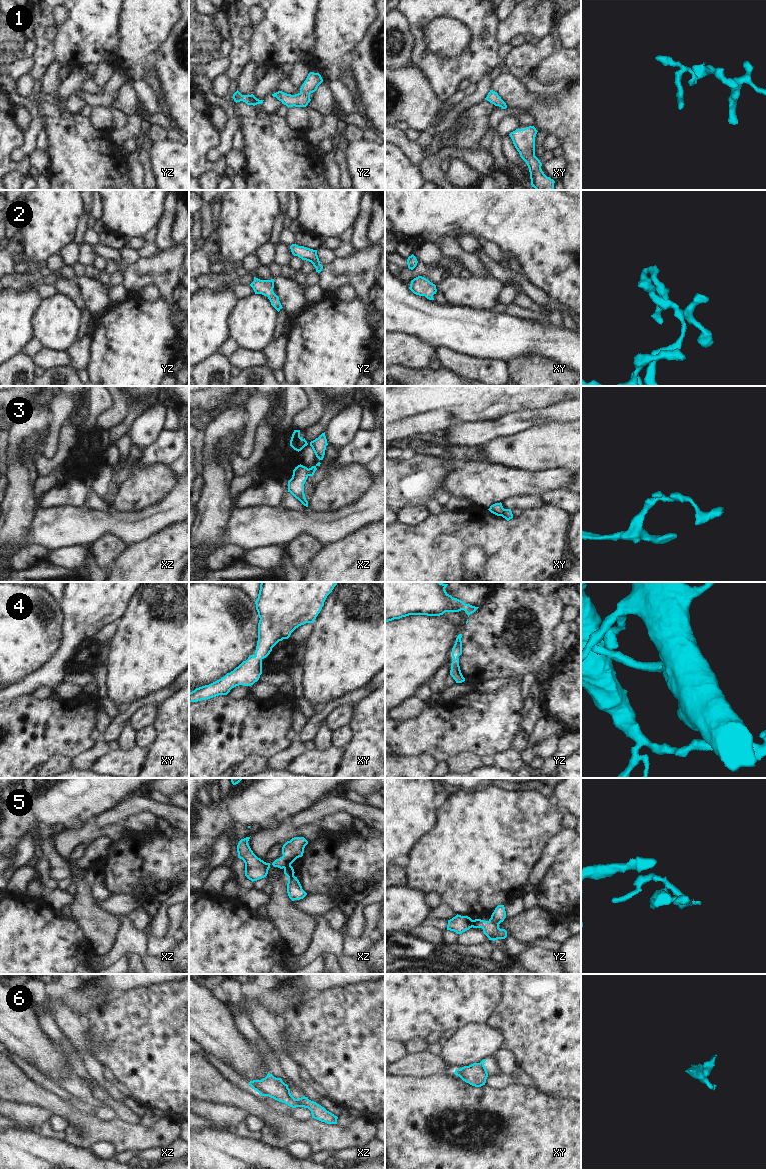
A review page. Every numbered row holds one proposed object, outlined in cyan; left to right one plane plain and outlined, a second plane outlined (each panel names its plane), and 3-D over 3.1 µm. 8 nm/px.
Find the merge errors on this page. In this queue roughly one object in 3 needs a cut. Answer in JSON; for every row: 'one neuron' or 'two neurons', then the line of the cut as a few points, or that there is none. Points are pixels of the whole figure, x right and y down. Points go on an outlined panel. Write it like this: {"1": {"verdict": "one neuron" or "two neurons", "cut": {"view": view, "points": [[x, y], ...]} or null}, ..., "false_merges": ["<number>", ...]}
{"1": {"verdict": "one neuron", "cut": null}, "2": {"verdict": "one neuron", "cut": null}, "3": {"verdict": "two neurons", "cut": {"view": "xz", "points": [[307, 469], [308, 475]]}}, "4": {"verdict": "one neuron", "cut": null}, "5": {"verdict": "two neurons", "cut": {"view": "xz", "points": [[290, 864], [284, 868]]}}, "6": {"verdict": "two neurons", "cut": {"view": "xz", "points": [[284, 1084], [287, 1094], [302, 1106]]}}, "false_merges": ["3", "5", "6"]}

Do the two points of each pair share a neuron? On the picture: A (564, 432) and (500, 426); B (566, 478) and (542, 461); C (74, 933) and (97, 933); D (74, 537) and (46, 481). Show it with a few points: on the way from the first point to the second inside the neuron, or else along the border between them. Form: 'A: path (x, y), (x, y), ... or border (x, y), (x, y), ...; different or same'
A: border (550, 423), (534, 424), (505, 437); different
B: border (570, 470), (546, 469), (529, 471); different
C: border (77, 921), (97, 953); different
D: border (44, 492), (36, 499); different

